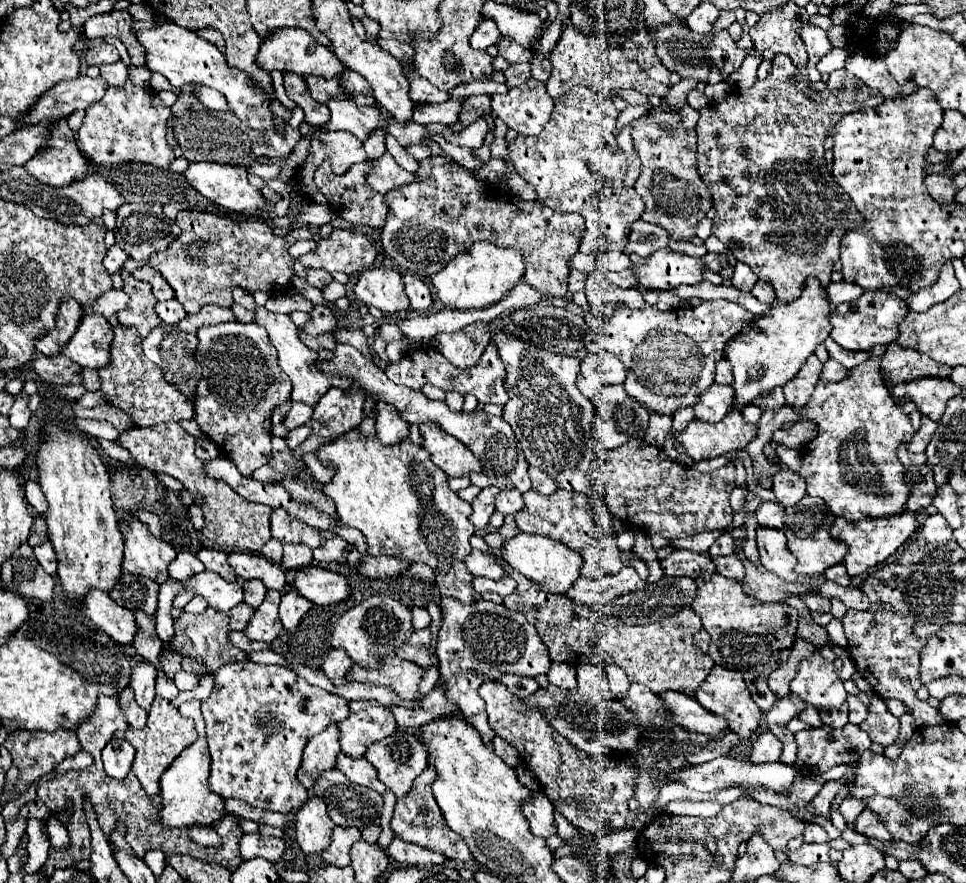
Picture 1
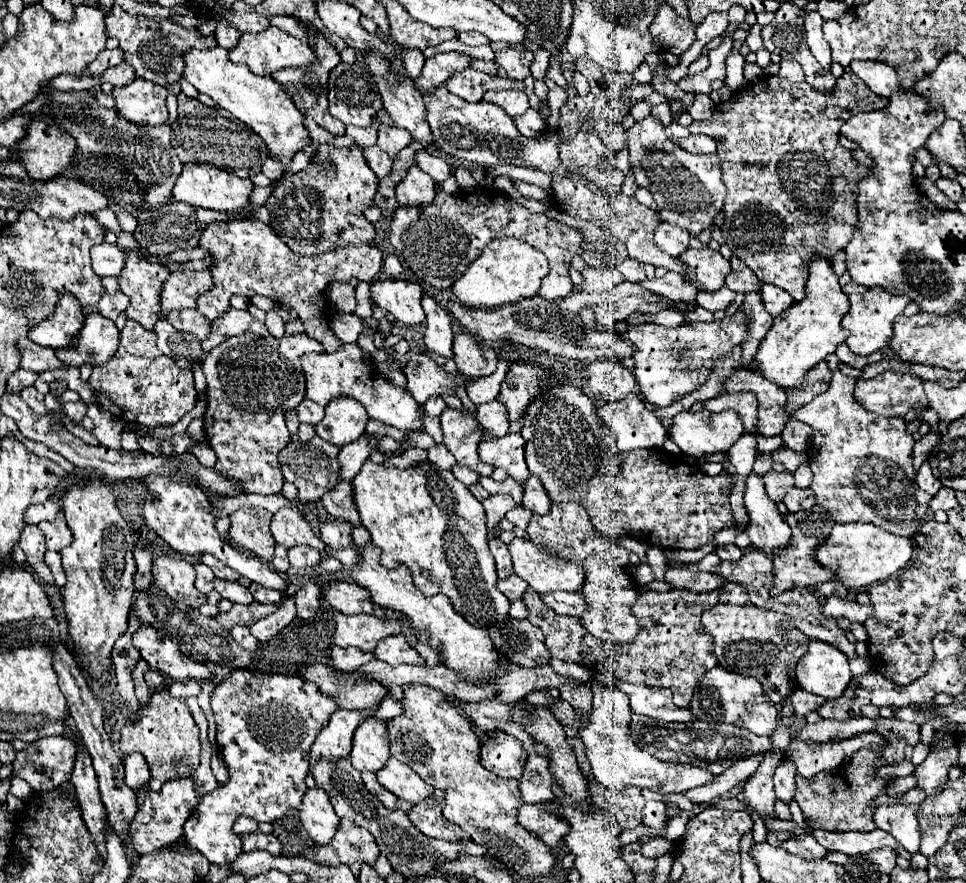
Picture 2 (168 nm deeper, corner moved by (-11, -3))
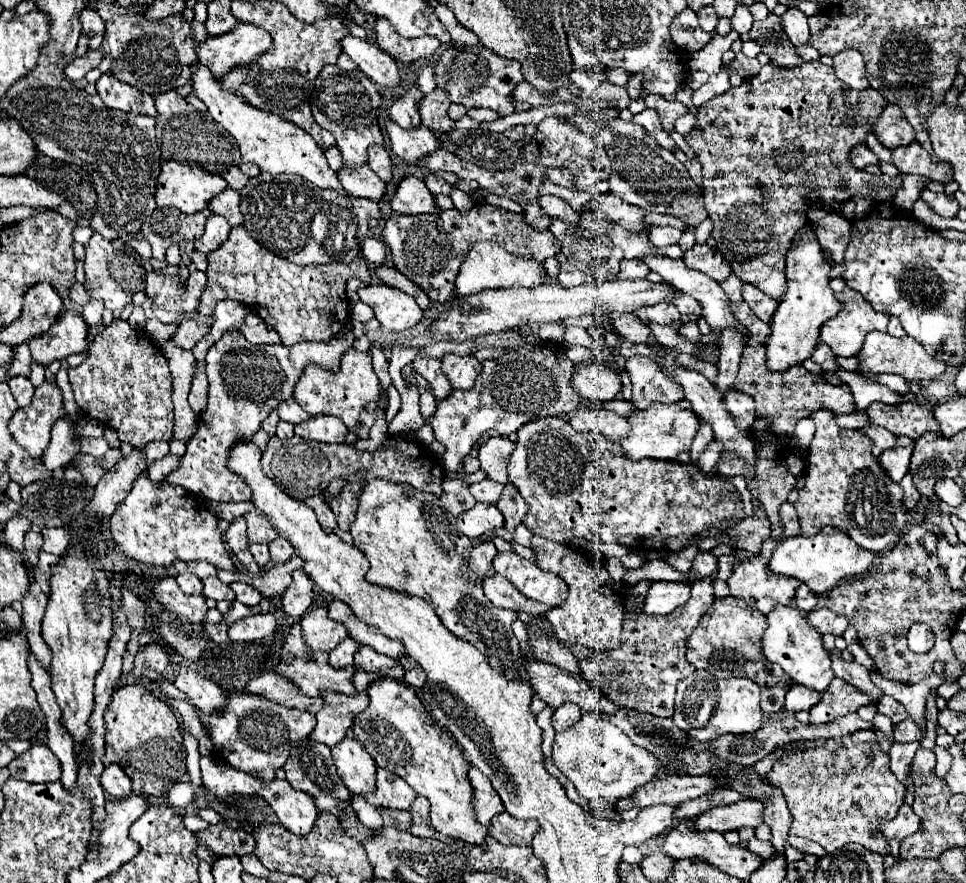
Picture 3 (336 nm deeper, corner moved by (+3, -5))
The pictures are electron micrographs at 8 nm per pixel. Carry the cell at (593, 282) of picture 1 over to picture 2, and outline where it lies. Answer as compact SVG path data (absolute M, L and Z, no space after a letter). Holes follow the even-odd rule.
M583 268L581 276L583 276L581 288L585 292L609 292L621 282L619 272L611 268Z

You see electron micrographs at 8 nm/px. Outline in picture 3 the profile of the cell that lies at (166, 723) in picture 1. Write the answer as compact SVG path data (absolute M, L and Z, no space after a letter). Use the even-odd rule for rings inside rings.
M143 684L121 686L113 692L109 710L105 712L105 764L117 762L133 780L133 792L145 796L161 796L171 784L185 776L185 748L179 734L179 722L171 708L153 696Z

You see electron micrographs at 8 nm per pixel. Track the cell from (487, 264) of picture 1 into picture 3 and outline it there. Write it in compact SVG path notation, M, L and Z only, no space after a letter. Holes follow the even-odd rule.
M477 242L469 250L465 262L455 278L455 298L465 298L481 290L505 290L505 288L537 288L545 282L545 270L541 264L507 252L497 242Z

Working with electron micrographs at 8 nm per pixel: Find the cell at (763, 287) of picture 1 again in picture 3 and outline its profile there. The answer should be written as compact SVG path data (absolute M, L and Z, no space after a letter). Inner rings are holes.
M749 284L743 286L743 294L745 294L745 302L755 312L755 316L763 322L769 322L777 310L777 306L779 306L777 300L769 298L765 292L757 290L757 286L749 286Z

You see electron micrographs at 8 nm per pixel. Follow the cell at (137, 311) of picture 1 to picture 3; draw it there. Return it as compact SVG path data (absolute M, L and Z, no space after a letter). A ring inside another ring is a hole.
M99 232L91 236L91 240L85 246L87 256L85 256L85 288L89 290L91 298L97 298L105 304L107 310L119 314L127 304L131 304L131 298L135 292L145 288L145 268L141 264L139 254L129 248L121 238L117 240L105 240Z

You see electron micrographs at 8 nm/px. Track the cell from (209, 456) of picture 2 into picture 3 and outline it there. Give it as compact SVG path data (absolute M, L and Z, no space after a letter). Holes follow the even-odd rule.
M167 454L167 456L163 456L163 458L159 458L159 460L155 460L151 466L149 466L149 470L147 470L147 474L149 474L149 478L153 478L153 482L157 480L165 480L173 470L177 470L179 466L181 466L181 456L175 456L175 454Z

